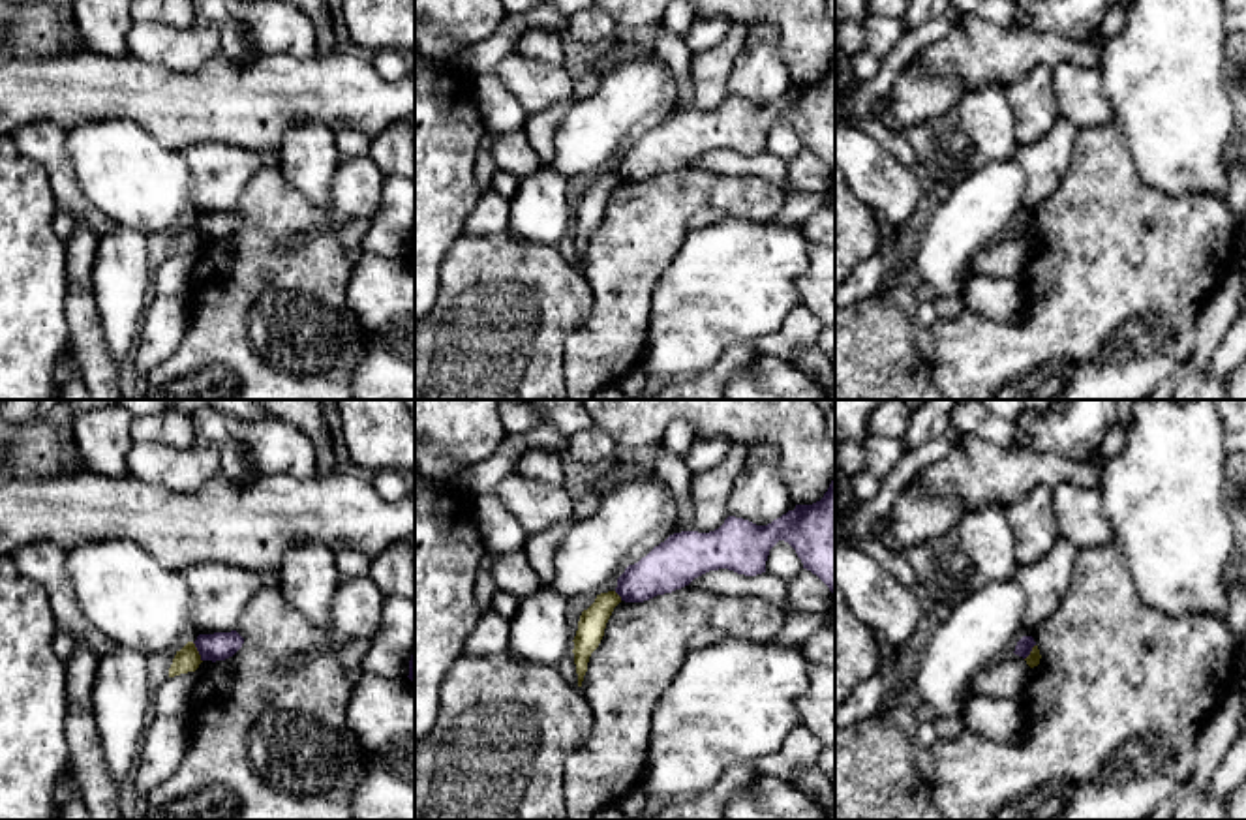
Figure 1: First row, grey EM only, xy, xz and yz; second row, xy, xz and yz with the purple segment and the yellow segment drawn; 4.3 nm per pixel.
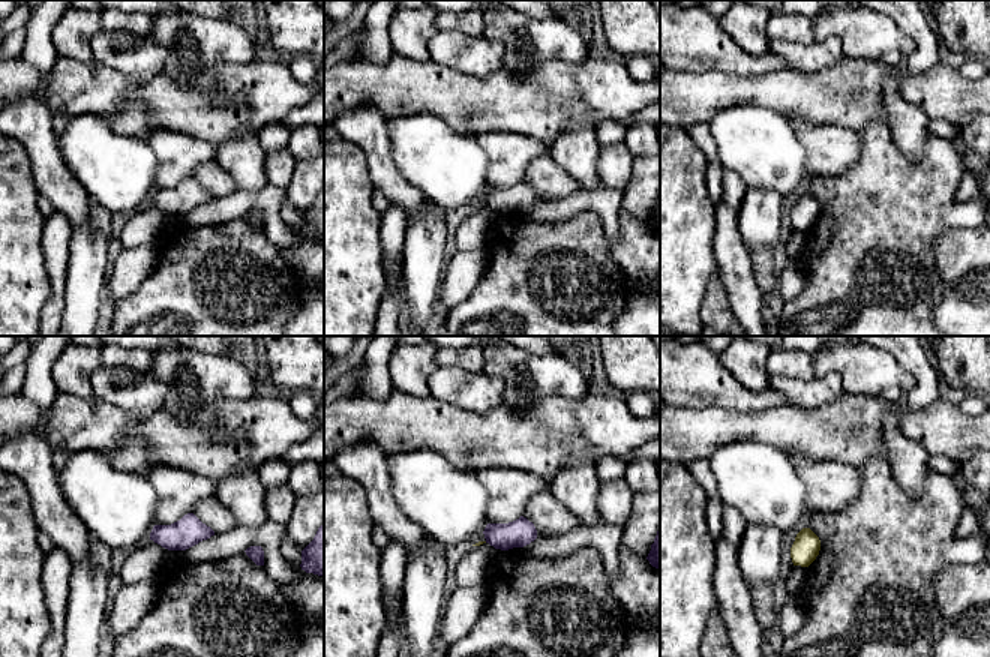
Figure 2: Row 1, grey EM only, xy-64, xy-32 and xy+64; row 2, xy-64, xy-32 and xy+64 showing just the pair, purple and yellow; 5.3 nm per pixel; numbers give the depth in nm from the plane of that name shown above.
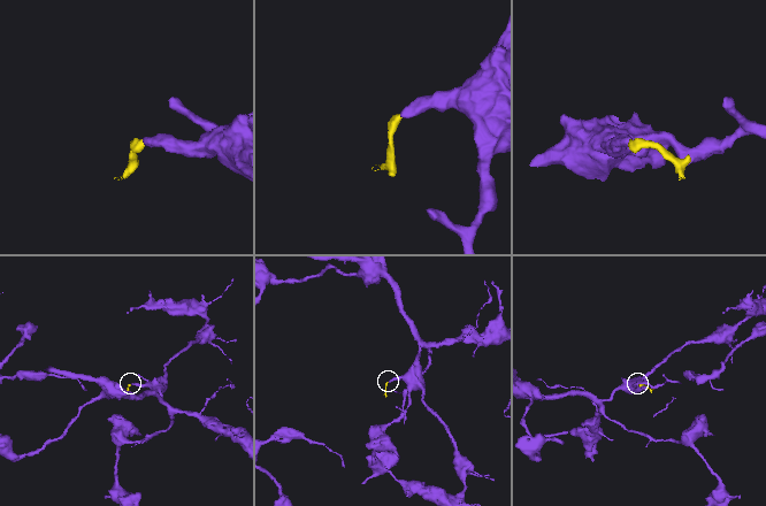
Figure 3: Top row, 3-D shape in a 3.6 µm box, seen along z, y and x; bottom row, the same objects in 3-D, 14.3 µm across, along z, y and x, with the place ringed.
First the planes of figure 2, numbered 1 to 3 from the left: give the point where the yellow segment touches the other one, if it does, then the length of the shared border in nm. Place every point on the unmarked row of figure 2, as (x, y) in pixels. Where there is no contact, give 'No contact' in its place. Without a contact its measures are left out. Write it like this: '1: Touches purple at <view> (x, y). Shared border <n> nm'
1: No contact
2: No contact
3: No contact

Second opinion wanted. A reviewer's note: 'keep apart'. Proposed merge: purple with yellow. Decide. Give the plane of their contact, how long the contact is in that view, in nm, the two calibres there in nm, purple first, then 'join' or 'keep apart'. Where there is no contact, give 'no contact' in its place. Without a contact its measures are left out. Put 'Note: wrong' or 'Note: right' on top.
Note: right
contact in xy; length 100 nm; calibres 120 and 110 nm; keep apart

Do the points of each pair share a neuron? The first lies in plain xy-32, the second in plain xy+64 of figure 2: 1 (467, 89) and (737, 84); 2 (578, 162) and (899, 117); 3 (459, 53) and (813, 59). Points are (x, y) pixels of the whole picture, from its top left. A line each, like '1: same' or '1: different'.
1: same
2: same
3: same

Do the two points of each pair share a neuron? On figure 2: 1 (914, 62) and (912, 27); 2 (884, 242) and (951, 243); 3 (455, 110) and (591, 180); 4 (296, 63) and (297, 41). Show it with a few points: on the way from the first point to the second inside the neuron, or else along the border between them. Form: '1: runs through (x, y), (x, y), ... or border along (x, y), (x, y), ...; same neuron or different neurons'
1: runs through (920, 53), (920, 36); same neuron
2: border along (948, 227), (935, 239), (935, 266), (939, 278); different neurons
3: border along (573, 120), (549, 146); different neurons
4: border along (308, 56), (297, 54), (287, 59); different neurons

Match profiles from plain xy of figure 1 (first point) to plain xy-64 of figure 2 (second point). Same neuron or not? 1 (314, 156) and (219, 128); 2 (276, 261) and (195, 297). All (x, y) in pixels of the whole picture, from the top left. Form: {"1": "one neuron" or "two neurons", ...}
{"1": "two neurons", "2": "one neuron"}

